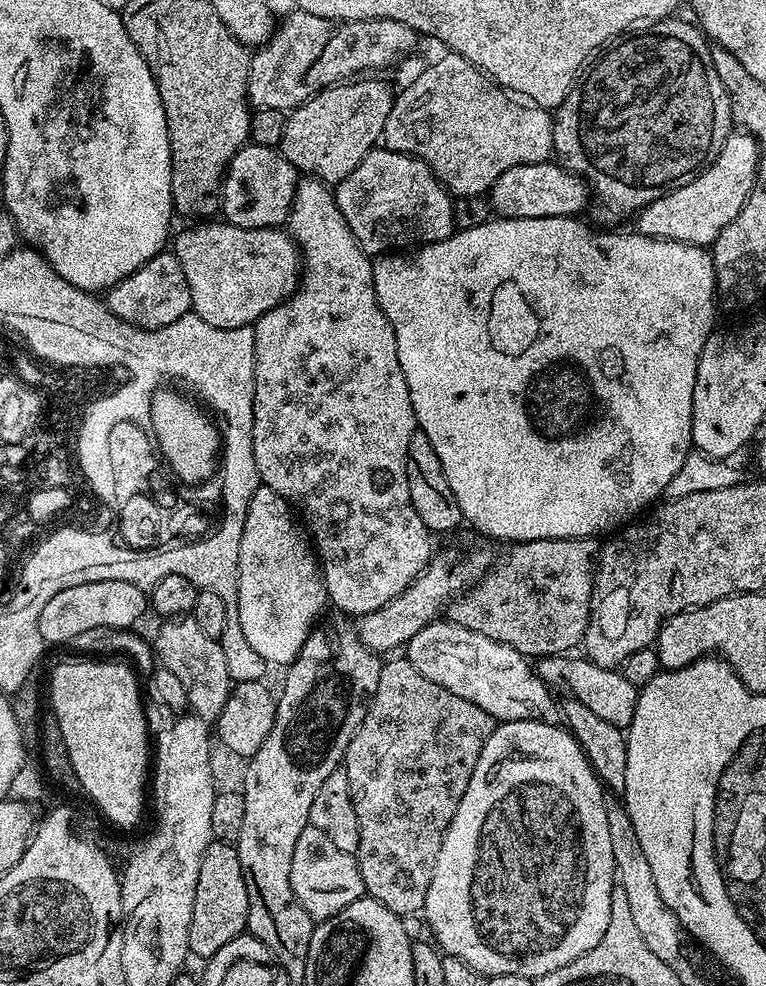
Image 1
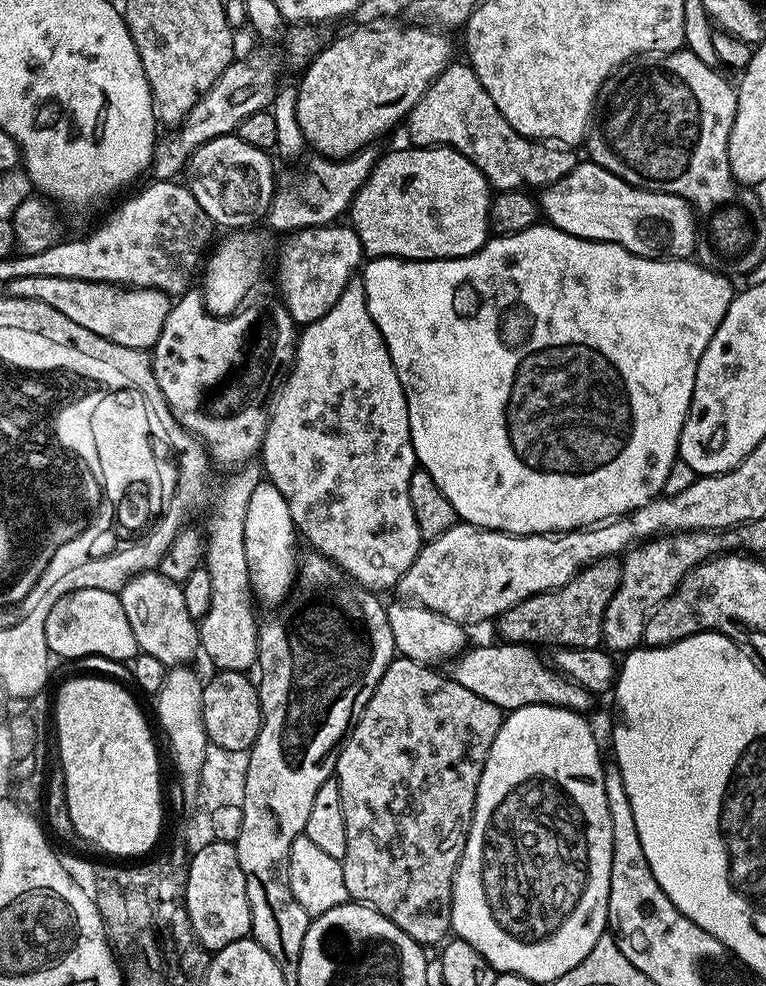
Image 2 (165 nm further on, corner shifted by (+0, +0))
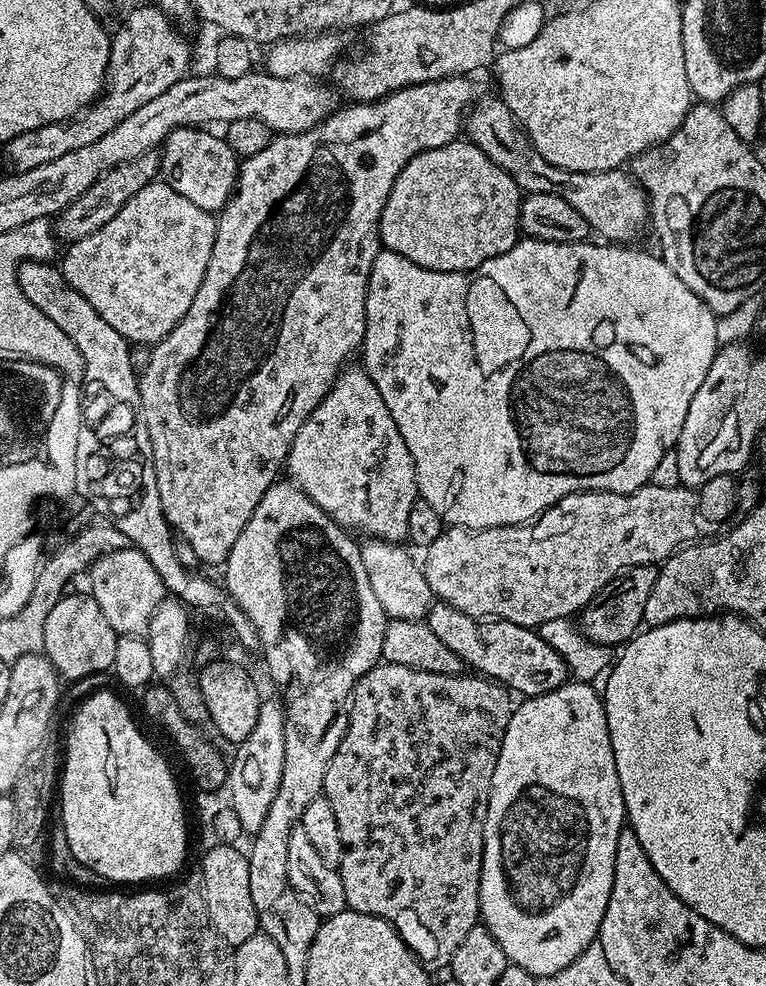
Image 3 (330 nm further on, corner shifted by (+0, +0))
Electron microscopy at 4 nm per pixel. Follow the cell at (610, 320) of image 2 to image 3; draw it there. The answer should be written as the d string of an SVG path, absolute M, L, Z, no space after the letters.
M527 238L517 240L514 247L506 250L506 254L498 254L498 258L490 258L482 262L472 272L439 272L438 270L426 270L410 258L402 258L402 254L394 254L387 250L382 250L378 258L374 258L374 266L370 270L370 282L368 283L368 293L366 294L366 334L364 335L364 346L362 349L362 367L368 376L378 386L378 394L382 394L382 402L386 402L386 410L390 410L390 415L394 417L394 423L398 426L398 434L402 434L402 442L406 442L406 450L410 450L410 458L414 458L414 474L416 475L416 491L419 499L430 502L434 510L444 519L445 525L458 528L501 528L511 524L527 524L536 519L540 513L544 512L552 504L557 504L563 496L569 496L575 492L613 492L614 494L626 494L636 492L649 483L651 474L657 469L658 462L665 457L666 452L675 449L679 442L679 434L682 426L685 425L686 416L689 413L690 402L694 399L694 394L705 381L707 371L710 370L711 363L718 351L716 341L716 313L706 306L670 266L659 255L651 256L648 252L639 252L636 246L621 246L616 242L596 242L600 244L590 244L591 242L572 243L556 241L540 241Z

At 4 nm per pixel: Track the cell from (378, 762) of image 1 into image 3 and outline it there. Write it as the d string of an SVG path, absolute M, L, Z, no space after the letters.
M381 662L377 664L376 667L371 668L365 676L360 678L356 684L356 689L352 691L350 707L347 709L348 729L342 738L342 742L338 746L338 750L334 750L334 758L330 758L330 766L326 766L326 778L324 779L324 790L322 793L330 802L330 806L334 809L334 819L338 821L338 830L342 834L344 853L340 859L338 871L342 878L342 890L346 890L348 908L353 912L377 916L386 921L386 923L391 924L394 931L403 938L404 945L412 951L413 956L429 969L440 968L443 964L444 967L451 965L452 959L454 958L454 950L458 950L458 946L462 946L462 941L466 939L466 934L470 934L470 930L474 930L474 926L480 920L480 875L482 874L482 854L484 853L484 823L486 822L486 810L490 802L494 766L498 766L498 754L502 750L502 738L506 734L506 726L510 726L510 718L514 711L513 693L505 688L504 685L497 684L496 681L489 680L479 674L470 674L472 676L464 675L465 674L457 674L451 676L450 674L434 674L426 670L414 670L410 666L398 666L397 664L389 664L387 662Z

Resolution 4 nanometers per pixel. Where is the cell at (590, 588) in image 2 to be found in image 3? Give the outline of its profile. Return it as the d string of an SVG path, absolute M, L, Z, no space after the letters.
M643 564L637 568L627 569L611 580L579 613L578 627L585 638L607 646L627 644L644 624L646 598L650 598L650 590L654 590L657 571L657 565Z

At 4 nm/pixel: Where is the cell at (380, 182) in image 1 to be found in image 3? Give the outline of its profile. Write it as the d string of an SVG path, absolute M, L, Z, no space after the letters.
M457 138L451 140L446 146L438 146L434 150L419 152L414 158L410 158L410 162L406 162L406 166L402 166L402 174L398 174L398 178L390 190L390 198L386 198L386 206L382 210L382 218L380 219L380 243L387 251L393 252L394 254L402 254L402 258L410 258L410 262L414 262L426 270L438 270L439 272L472 272L478 266L482 266L482 262L486 262L490 258L498 258L498 254L506 254L506 250L510 250L514 247L517 240L521 239L521 199L521 190L509 172L502 170L502 166L490 162L490 158L486 158L486 154L482 154L482 150L478 150L478 146L472 143L471 140Z

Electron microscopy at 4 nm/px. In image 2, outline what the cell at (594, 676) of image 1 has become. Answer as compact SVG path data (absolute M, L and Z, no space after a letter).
M480 644L477 648L465 647L459 656L451 661L450 675L458 686L466 686L478 698L494 702L505 713L513 712L522 706L549 704L559 708L568 708L572 712L587 713L594 700L593 693L573 680L556 671L547 659L539 656L535 647L526 644Z

